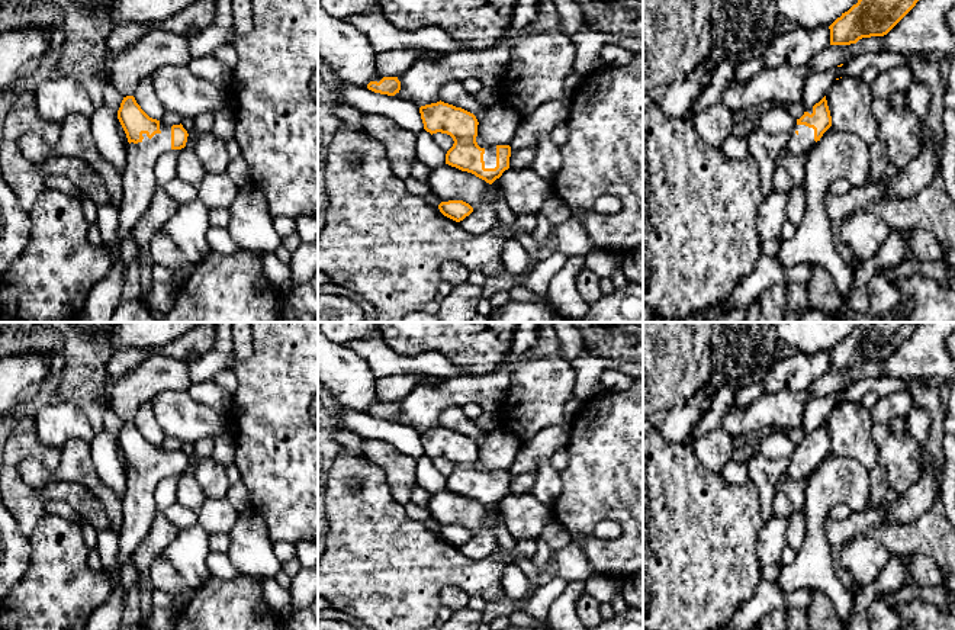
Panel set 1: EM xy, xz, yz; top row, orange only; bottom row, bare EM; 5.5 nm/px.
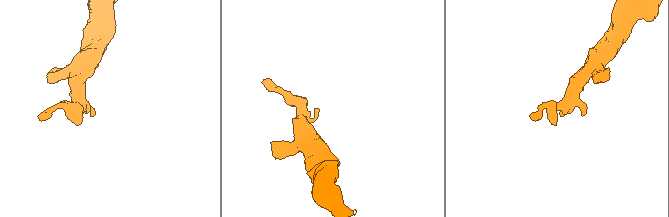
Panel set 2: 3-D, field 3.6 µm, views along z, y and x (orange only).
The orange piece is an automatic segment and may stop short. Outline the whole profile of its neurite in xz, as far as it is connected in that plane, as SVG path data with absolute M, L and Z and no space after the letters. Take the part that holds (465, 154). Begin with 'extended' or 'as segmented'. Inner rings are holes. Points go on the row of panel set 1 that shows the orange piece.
extended | M437 102L419 107L424 129L427 132L447 134L454 144L446 154L446 164L492 184L509 168L509 145L479 145L478 119L473 113L453 105Z

